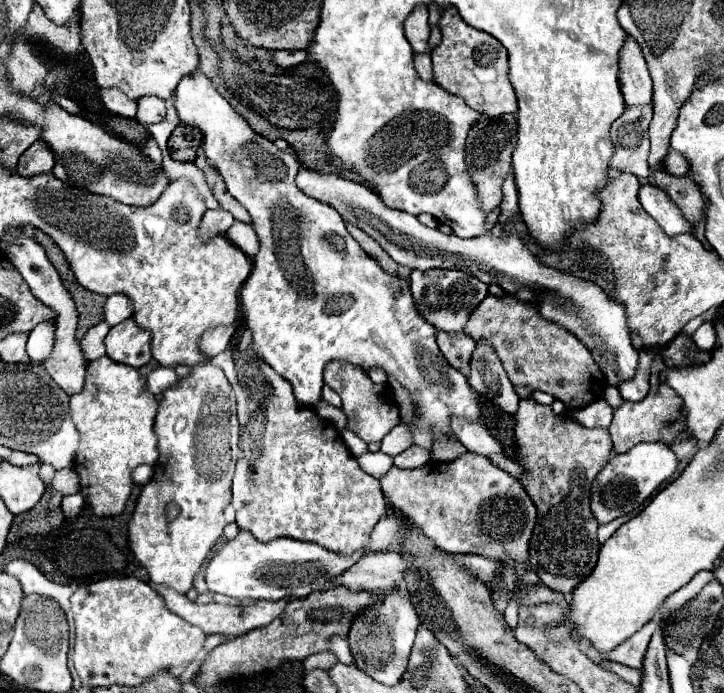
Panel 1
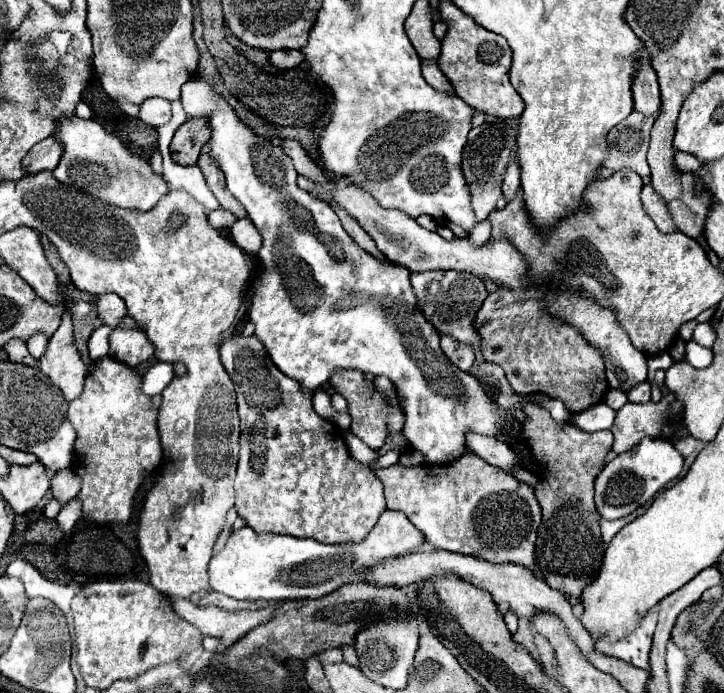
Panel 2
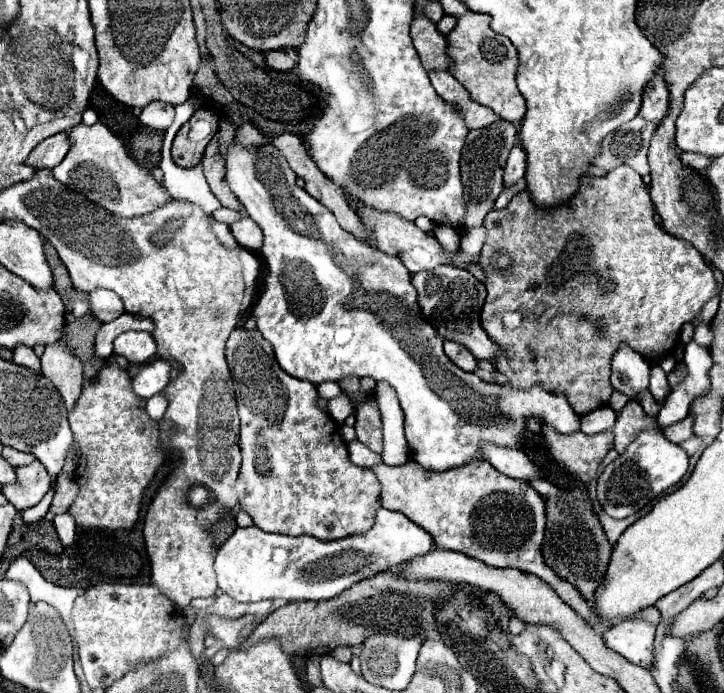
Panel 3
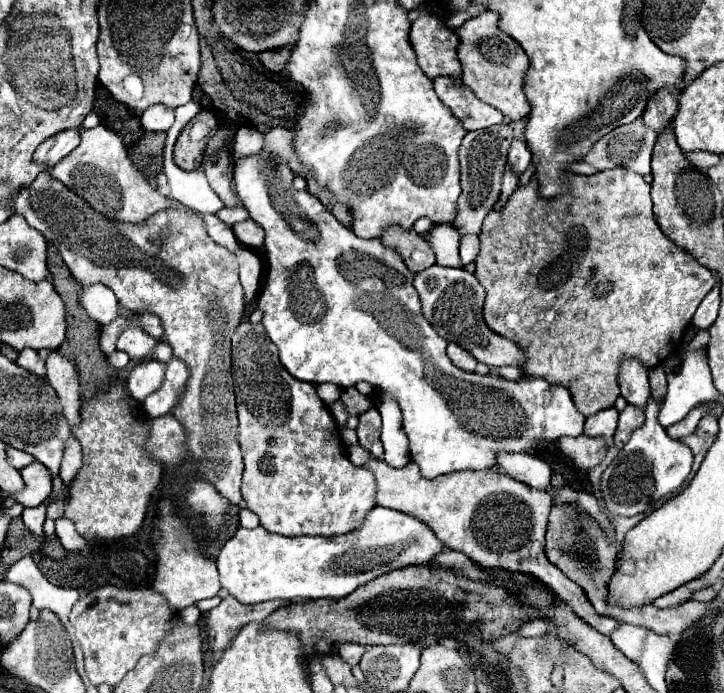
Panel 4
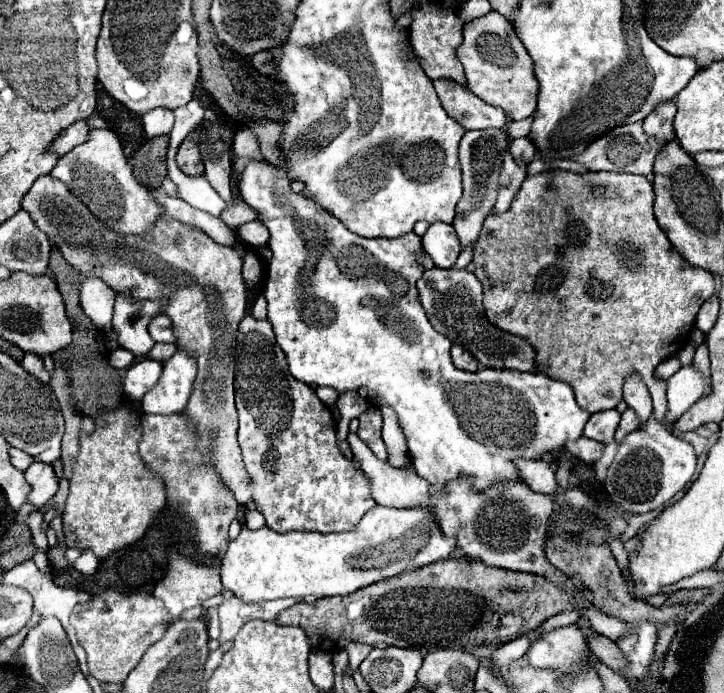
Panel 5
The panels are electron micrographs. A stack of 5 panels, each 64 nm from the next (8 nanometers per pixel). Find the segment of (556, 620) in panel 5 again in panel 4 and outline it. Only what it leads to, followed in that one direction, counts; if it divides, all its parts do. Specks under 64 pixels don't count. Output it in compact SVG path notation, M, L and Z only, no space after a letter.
M534 620L534 622L530 622L530 624L524 624L520 630L518 630L518 634L520 636L530 636L530 638L538 638L538 636L542 636L542 634L546 634L546 632L550 632L550 622L548 620Z

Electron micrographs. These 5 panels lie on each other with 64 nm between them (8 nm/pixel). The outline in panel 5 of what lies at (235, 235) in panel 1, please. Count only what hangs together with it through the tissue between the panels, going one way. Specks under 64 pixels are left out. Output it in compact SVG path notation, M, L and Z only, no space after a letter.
M258 220L240 226L240 228L238 228L238 234L240 234L240 238L242 238L246 244L250 244L250 246L254 246L254 248L260 248L260 246L268 244L268 238L270 238L268 228L264 228L264 224L260 224Z

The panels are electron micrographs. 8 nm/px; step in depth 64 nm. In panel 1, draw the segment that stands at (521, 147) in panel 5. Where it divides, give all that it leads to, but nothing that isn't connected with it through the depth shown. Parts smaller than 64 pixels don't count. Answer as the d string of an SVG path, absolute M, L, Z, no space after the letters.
M300 168L296 184L304 194L336 208L344 220L352 222L354 226L370 234L394 262L410 270L456 268L476 276L484 284L498 284L508 294L534 304L546 320L556 322L566 330L572 330L586 344L586 348L592 352L596 364L602 368L606 382L610 386L618 386L620 382L632 380L632 376L636 374L638 350L630 342L624 306L614 298L610 298L604 290L600 290L592 282L568 276L554 268L546 268L522 242L518 242L520 236L512 236L512 230L506 224L506 220L508 216L518 212L518 190L514 174L508 174L502 186L504 198L500 204L502 216L498 224L492 228L490 234L468 240L458 238L454 234L446 236L438 228L436 230L426 228L424 224L418 222L416 216L388 208L370 188L340 178L336 174L322 174L316 170Z

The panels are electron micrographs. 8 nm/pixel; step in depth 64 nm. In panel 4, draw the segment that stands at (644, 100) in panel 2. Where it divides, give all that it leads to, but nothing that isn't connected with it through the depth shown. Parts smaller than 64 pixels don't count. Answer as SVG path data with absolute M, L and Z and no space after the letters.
M660 90L658 94L654 94L646 106L646 112L642 116L644 124L648 128L652 128L654 132L662 132L666 126L672 124L672 118L678 110L678 102L676 96L668 90Z

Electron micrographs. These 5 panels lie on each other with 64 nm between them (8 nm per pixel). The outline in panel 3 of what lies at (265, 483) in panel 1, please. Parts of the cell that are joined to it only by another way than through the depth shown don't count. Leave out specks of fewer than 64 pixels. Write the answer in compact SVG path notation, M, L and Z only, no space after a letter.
M236 328L226 344L226 360L234 378L240 416L242 470L236 492L240 508L254 518L254 526L264 532L286 536L308 534L318 540L338 540L368 530L374 524L376 510L382 506L380 482L370 468L360 468L350 462L340 426L328 412L318 408L316 386L288 376L280 364L276 364L272 344L268 344L258 330Z

